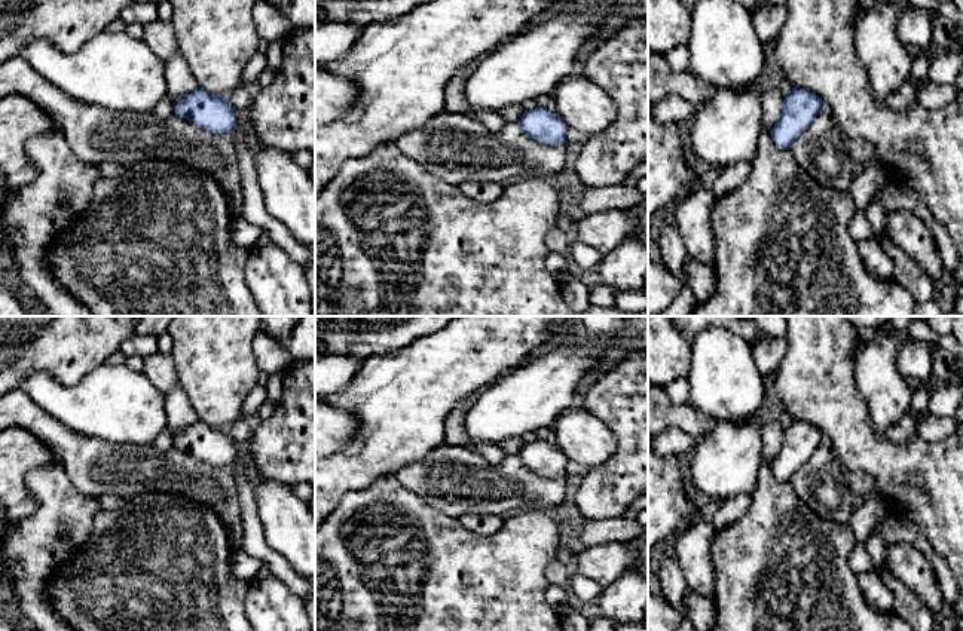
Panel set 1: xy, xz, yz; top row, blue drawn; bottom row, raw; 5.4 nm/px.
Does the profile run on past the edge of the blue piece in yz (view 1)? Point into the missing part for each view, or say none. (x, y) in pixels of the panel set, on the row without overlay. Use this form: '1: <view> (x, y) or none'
1: none

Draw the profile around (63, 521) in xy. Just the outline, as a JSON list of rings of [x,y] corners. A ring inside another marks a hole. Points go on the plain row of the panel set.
[[[62,463],[30,471],[25,483],[37,509],[33,515],[21,520],[0,546],[3,567],[12,576],[21,612],[37,631],[76,631],[49,604],[48,581],[58,566],[62,566],[77,548],[91,540],[94,518],[101,511],[100,502],[74,488]]]

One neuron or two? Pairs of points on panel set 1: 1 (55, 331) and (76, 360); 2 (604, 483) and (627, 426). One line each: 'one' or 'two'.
1: one
2: one

